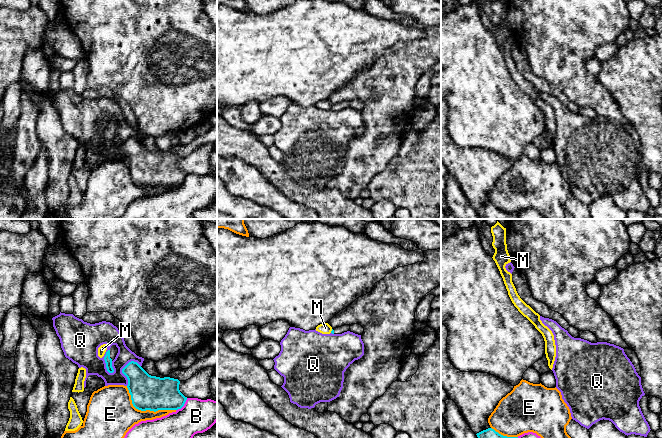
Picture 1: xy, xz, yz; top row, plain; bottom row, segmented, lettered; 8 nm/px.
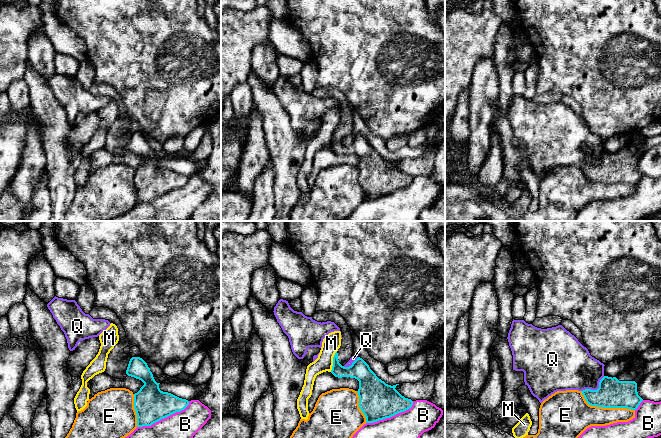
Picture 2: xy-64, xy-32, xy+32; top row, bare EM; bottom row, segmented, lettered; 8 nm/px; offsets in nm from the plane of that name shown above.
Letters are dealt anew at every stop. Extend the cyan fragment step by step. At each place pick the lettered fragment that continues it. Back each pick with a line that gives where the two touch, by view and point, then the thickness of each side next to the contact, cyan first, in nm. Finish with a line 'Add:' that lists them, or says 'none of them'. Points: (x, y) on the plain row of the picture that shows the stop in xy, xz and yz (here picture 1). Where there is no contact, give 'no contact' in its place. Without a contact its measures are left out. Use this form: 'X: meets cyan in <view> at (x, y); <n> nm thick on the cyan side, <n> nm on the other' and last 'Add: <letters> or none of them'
Add: none of them

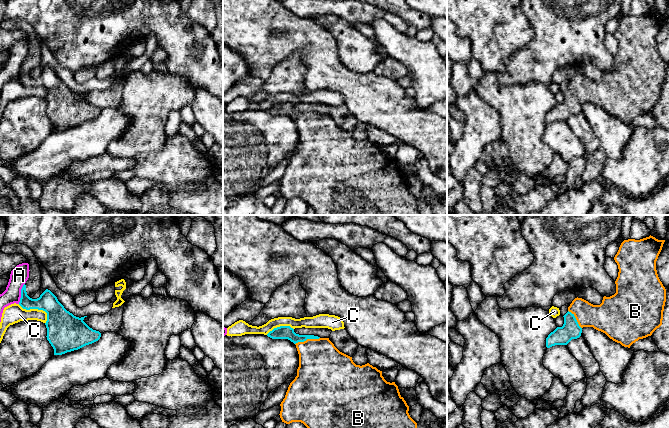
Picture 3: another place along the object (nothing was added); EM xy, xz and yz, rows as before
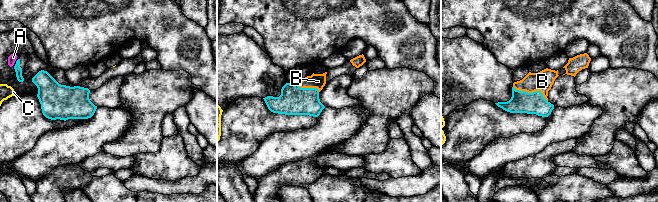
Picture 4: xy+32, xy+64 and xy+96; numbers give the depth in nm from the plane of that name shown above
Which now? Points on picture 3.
B: meets cyan in xz at (307, 114); 110 nm thick on the cyan side, 360 nm on the other
Add: B

